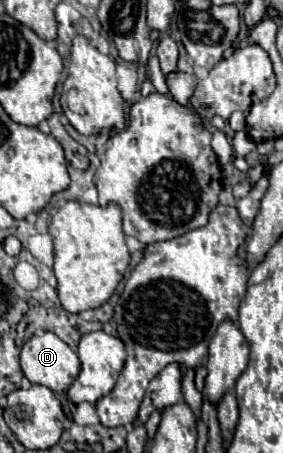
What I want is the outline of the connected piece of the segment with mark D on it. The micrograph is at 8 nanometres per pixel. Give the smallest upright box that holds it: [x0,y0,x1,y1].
[20,332,80,392]

